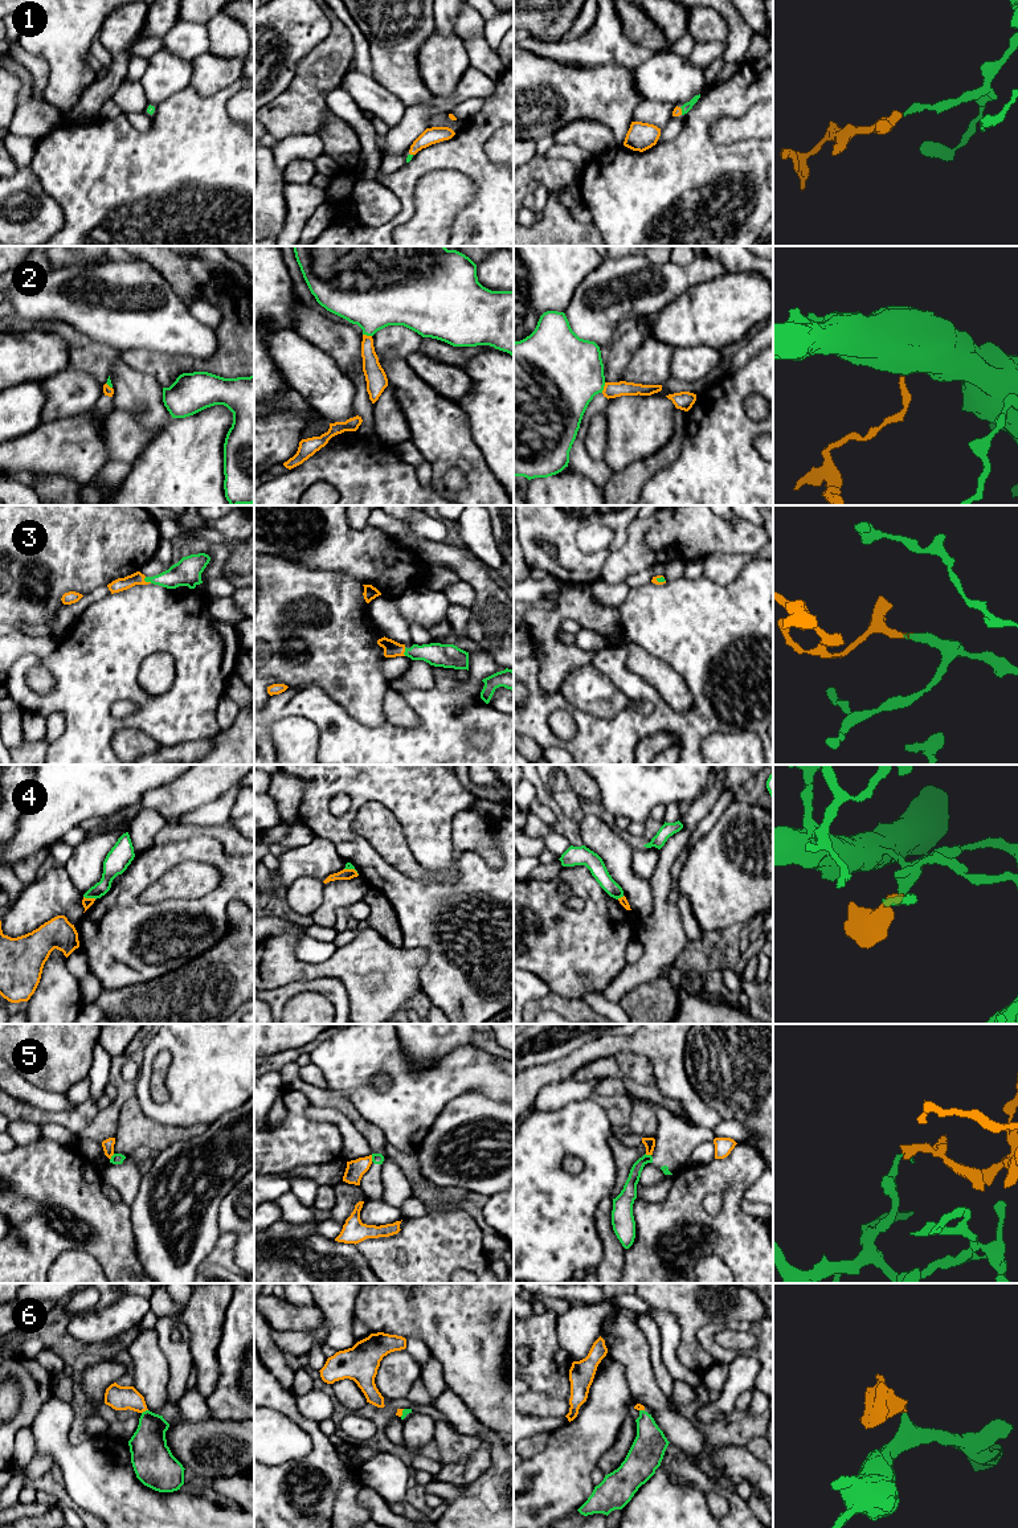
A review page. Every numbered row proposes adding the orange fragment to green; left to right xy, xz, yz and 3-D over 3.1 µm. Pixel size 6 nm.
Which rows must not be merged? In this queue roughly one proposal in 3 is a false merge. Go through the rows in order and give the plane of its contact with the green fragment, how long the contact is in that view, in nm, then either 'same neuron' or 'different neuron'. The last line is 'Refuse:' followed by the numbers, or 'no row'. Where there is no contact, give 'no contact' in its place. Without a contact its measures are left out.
1: contact in yz; length 50 nm; same neuron
2: contact in yz; length 70 nm; same neuron
3: contact in xy; length 60 nm; same neuron
4: contact in xy; length 80 nm; different neuron
5: contact in xz; length 40 nm; different neuron
6: contact in xy; length 50 nm; same neuron
Refuse: 4, 5

